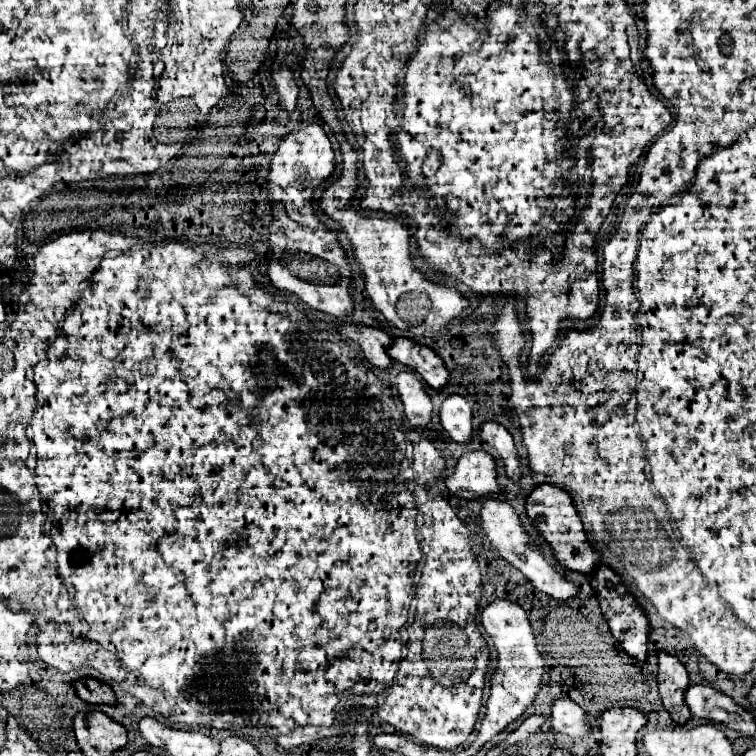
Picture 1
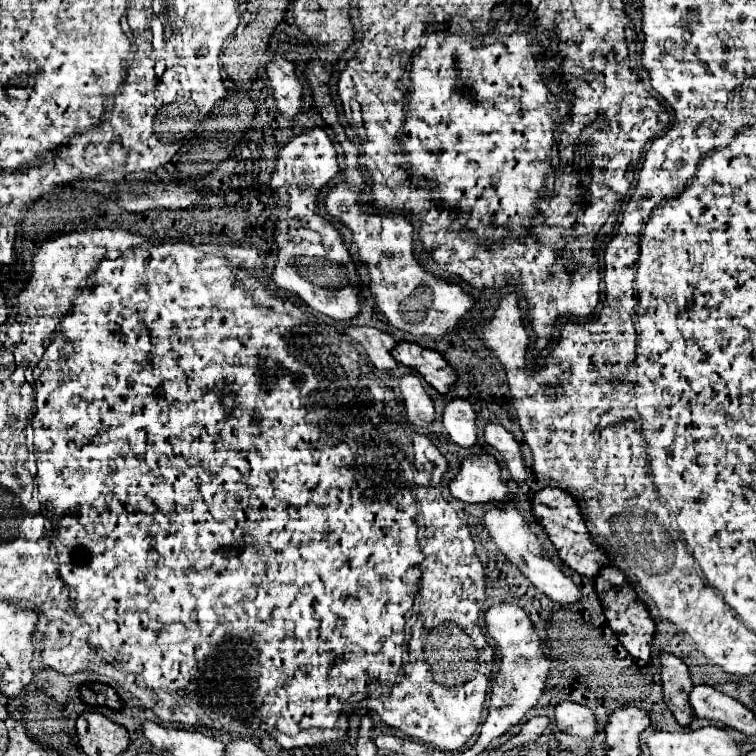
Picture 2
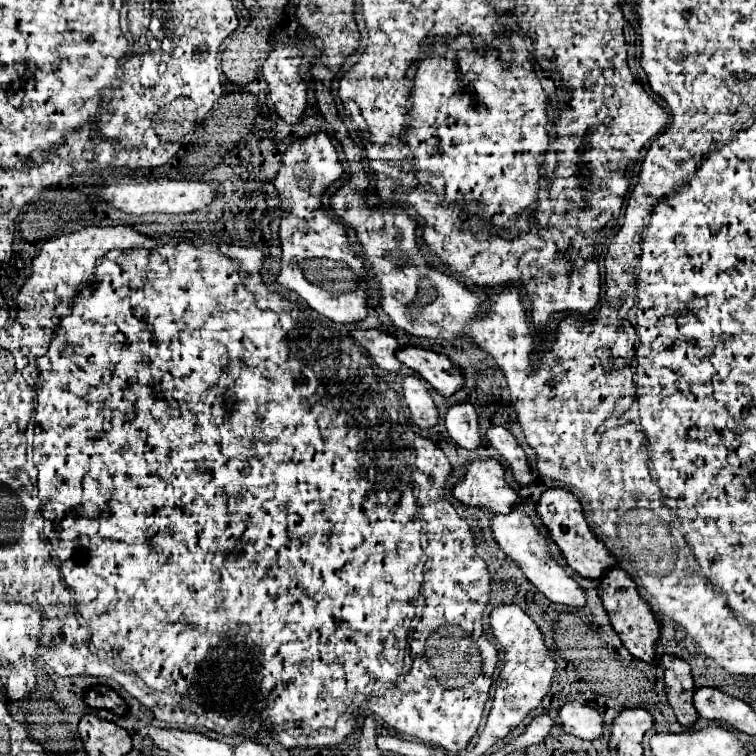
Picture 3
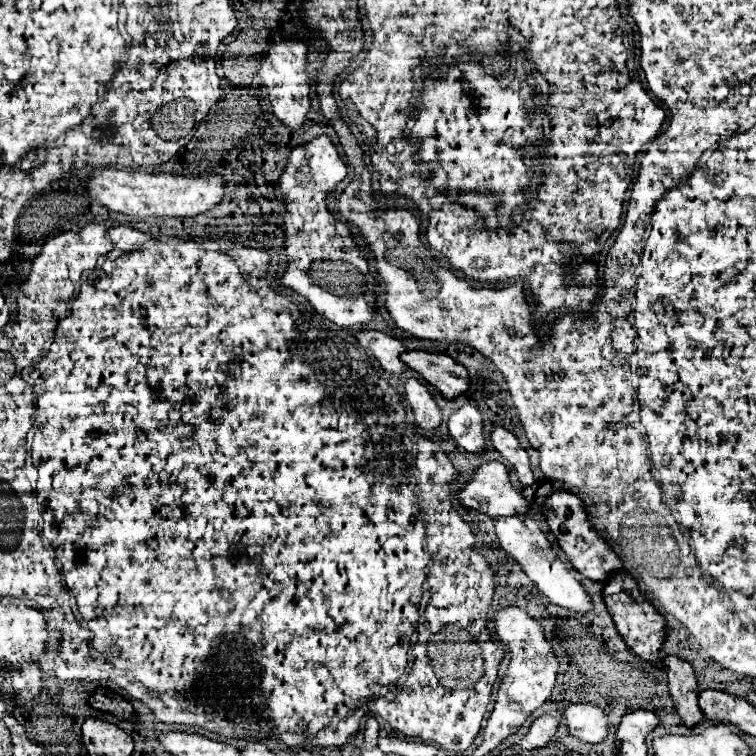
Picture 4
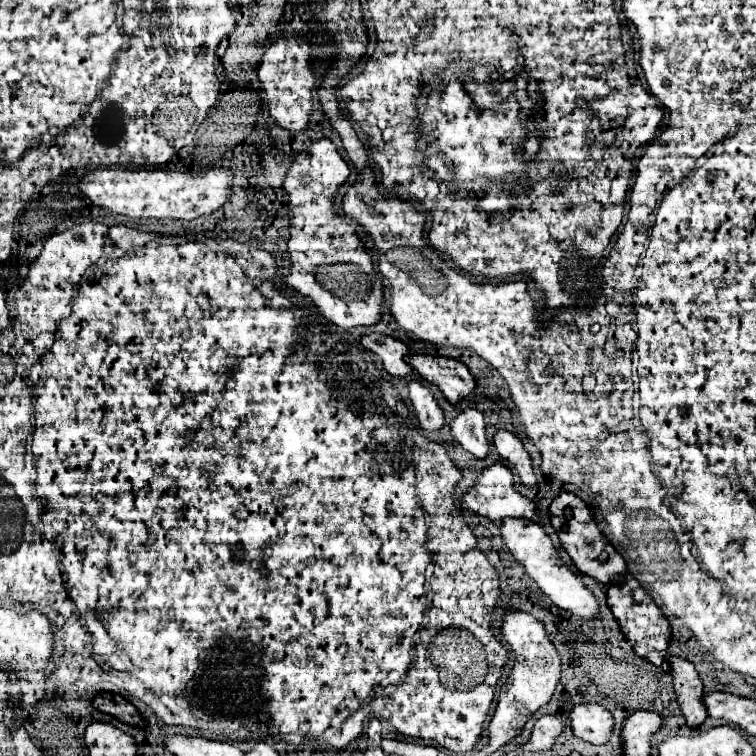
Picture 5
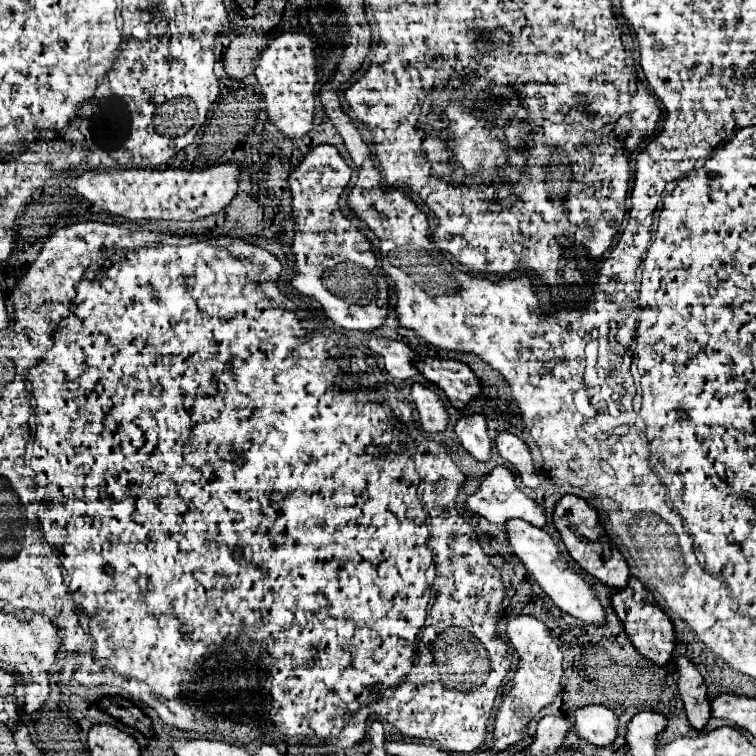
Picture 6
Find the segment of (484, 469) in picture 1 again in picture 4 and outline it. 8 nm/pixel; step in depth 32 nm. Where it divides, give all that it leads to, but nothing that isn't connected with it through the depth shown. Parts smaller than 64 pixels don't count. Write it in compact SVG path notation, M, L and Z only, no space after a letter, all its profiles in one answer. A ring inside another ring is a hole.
M498 460L476 466L470 480L456 492L456 496L462 506L474 508L492 518L528 510L526 498L512 488L508 470Z

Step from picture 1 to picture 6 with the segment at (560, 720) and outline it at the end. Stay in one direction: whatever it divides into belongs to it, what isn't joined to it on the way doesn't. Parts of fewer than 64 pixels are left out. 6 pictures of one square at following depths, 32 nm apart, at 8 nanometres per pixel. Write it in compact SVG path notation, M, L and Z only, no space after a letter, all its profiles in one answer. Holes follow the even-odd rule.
M590 704L576 708L574 712L574 732L576 736L584 738L590 744L596 746L608 746L616 738L616 728L618 720L612 710L600 706L600 704Z

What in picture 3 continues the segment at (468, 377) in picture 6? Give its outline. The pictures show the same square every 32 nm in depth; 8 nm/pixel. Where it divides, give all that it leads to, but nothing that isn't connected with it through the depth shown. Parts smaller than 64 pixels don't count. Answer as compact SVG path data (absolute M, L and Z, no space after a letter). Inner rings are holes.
M400 346L396 358L418 372L430 386L434 386L442 396L454 394L462 388L462 374L460 370L444 356L432 350L424 350L418 346Z

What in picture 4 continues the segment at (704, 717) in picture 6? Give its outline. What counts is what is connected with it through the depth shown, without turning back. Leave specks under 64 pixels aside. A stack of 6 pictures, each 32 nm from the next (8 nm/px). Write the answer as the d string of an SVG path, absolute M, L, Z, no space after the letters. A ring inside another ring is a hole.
M666 656L664 666L668 674L668 688L674 708L682 718L682 724L692 728L704 718L696 704L696 692L700 692L700 686L694 678L694 670L686 660L680 660L676 656Z

